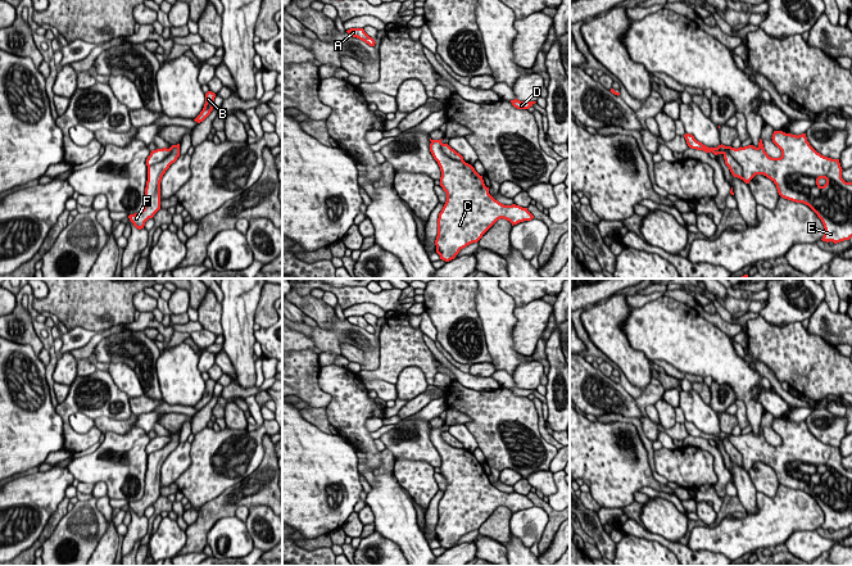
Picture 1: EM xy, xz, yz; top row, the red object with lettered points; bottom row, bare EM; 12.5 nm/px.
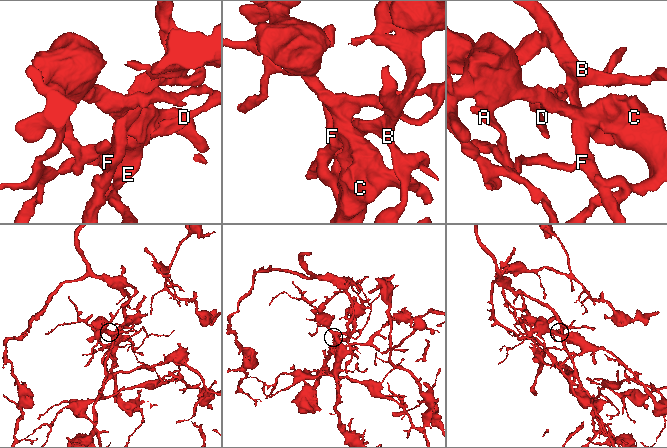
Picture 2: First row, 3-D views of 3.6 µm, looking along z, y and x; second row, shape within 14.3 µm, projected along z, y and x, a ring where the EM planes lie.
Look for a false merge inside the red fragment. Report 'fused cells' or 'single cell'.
fused cells

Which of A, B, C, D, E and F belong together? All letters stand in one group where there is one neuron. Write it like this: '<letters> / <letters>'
A C D E / B F

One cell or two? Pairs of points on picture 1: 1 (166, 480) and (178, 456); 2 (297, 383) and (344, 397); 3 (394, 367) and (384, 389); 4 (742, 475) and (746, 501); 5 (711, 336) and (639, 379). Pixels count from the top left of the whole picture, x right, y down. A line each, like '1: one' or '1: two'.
1: one
2: two
3: two
4: one
5: two

